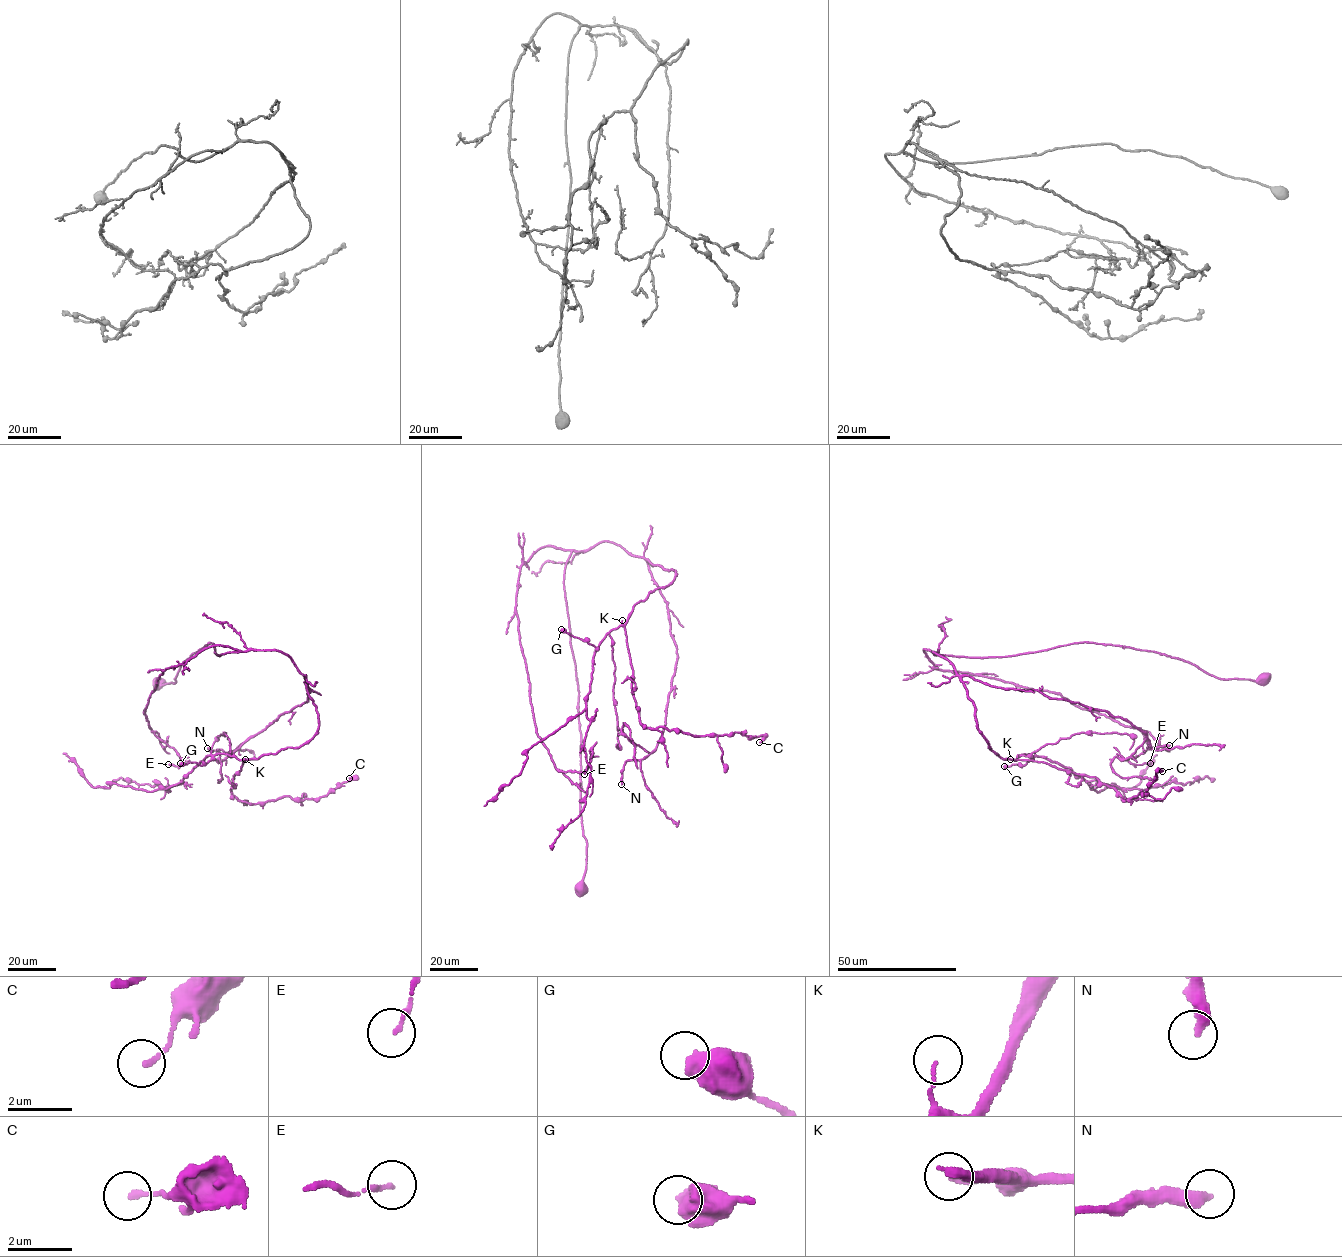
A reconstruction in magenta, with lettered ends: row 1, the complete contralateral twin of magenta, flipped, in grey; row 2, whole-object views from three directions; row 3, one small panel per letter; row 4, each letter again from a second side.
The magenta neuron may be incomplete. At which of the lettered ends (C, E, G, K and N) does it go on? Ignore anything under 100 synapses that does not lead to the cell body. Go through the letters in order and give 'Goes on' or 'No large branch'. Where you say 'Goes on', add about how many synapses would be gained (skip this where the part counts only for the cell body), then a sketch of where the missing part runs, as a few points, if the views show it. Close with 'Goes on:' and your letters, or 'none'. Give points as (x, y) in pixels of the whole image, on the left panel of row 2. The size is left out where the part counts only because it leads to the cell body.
C: No large branch
E: No large branch
G: No large branch
K: No large branch
N: No large branch
Goes on: none

